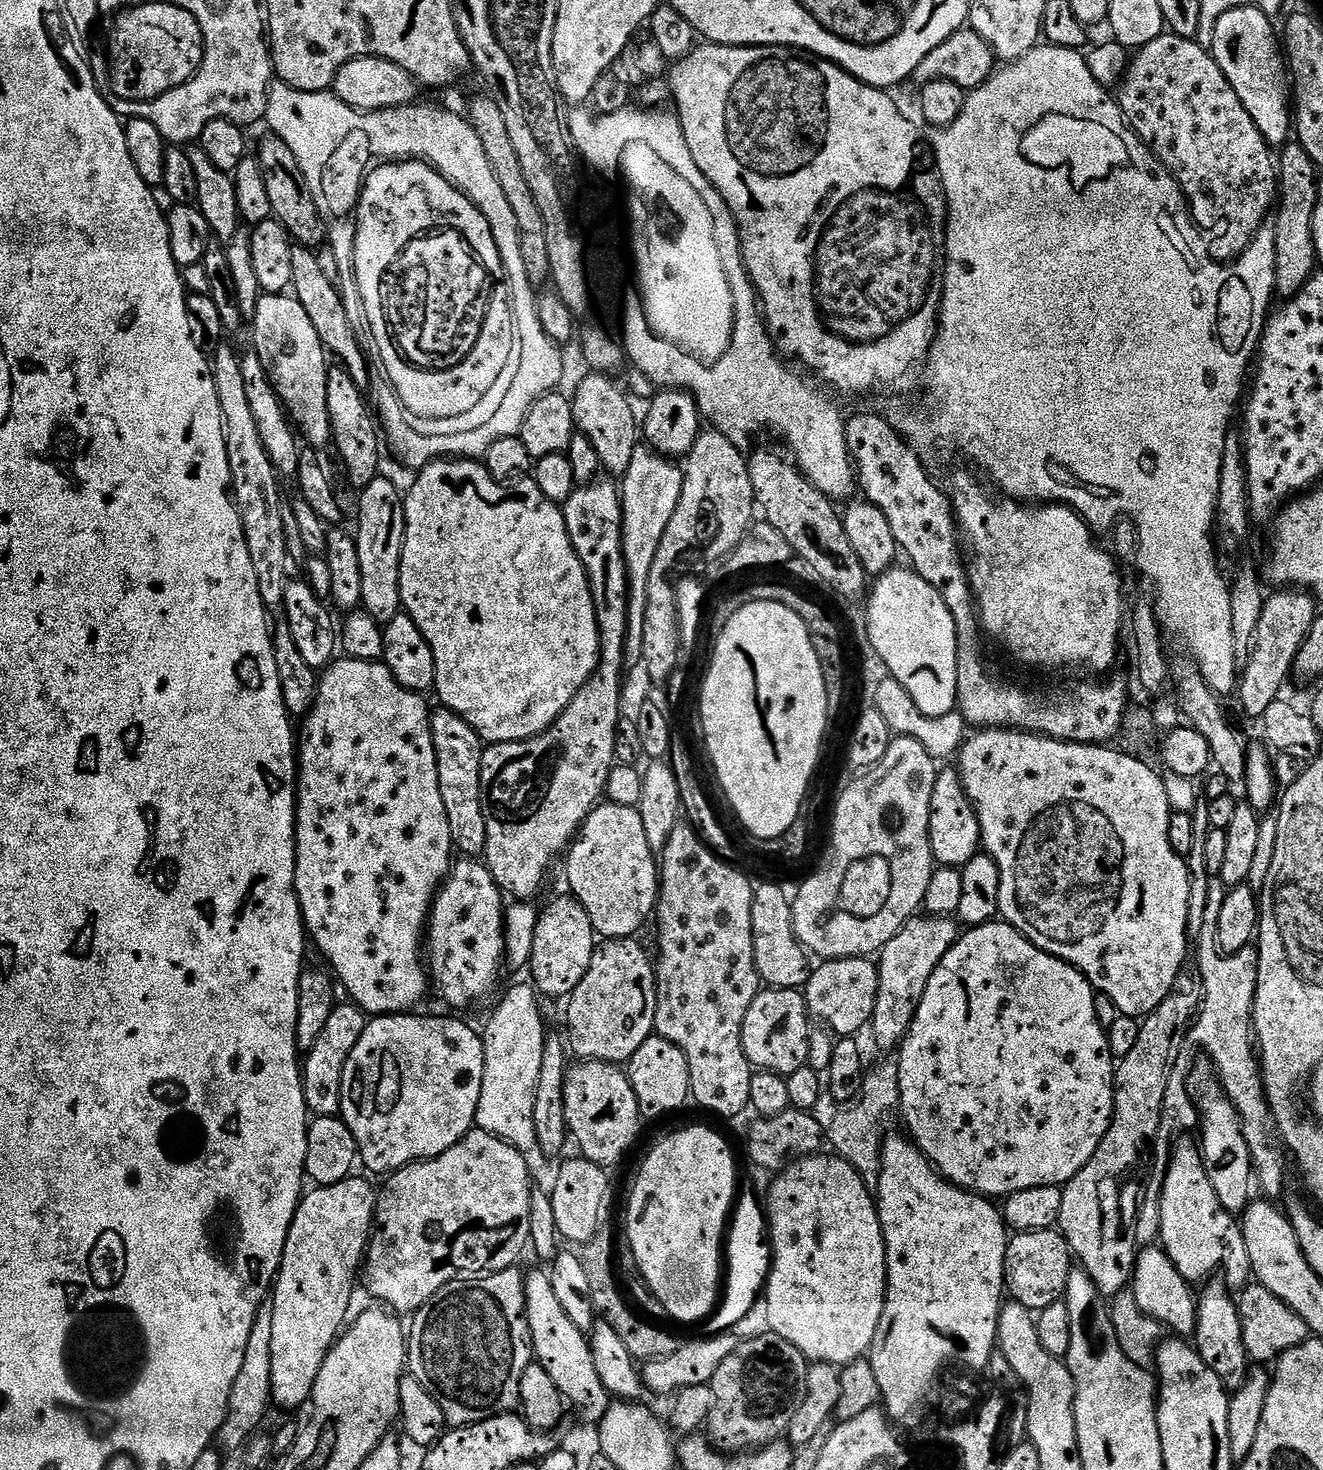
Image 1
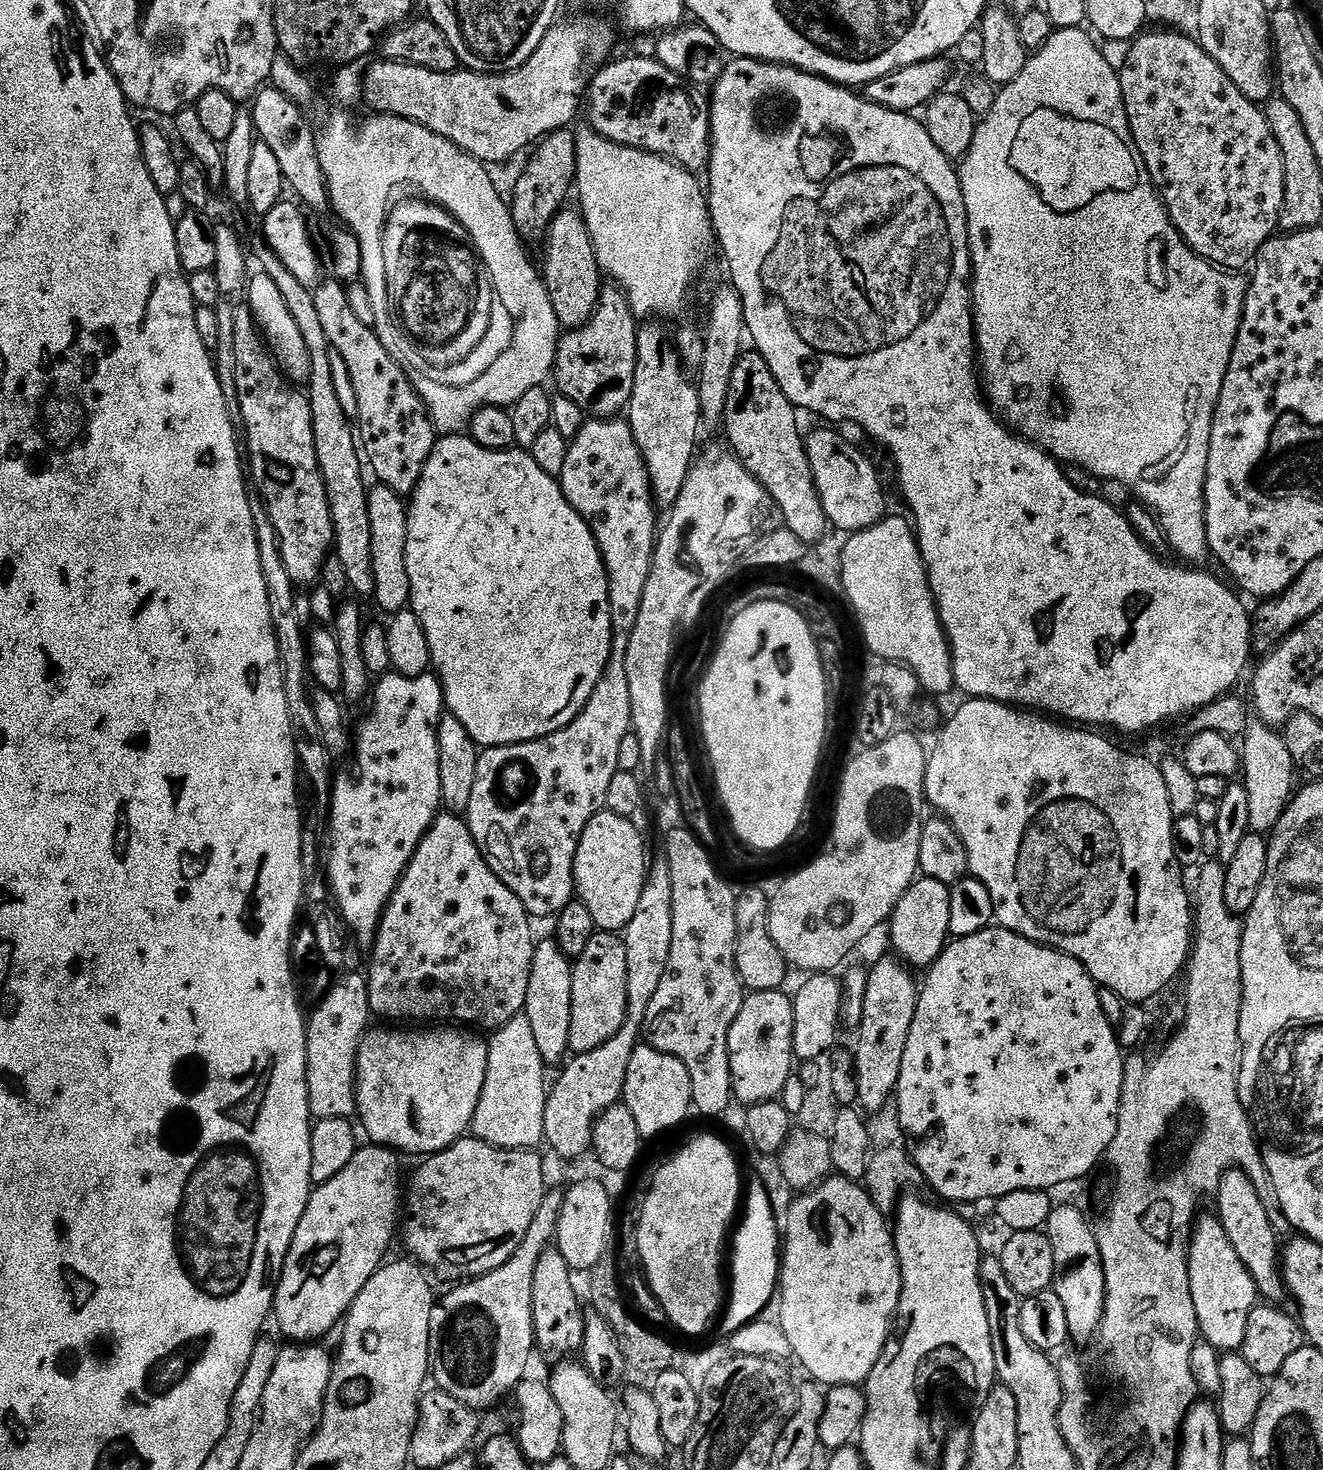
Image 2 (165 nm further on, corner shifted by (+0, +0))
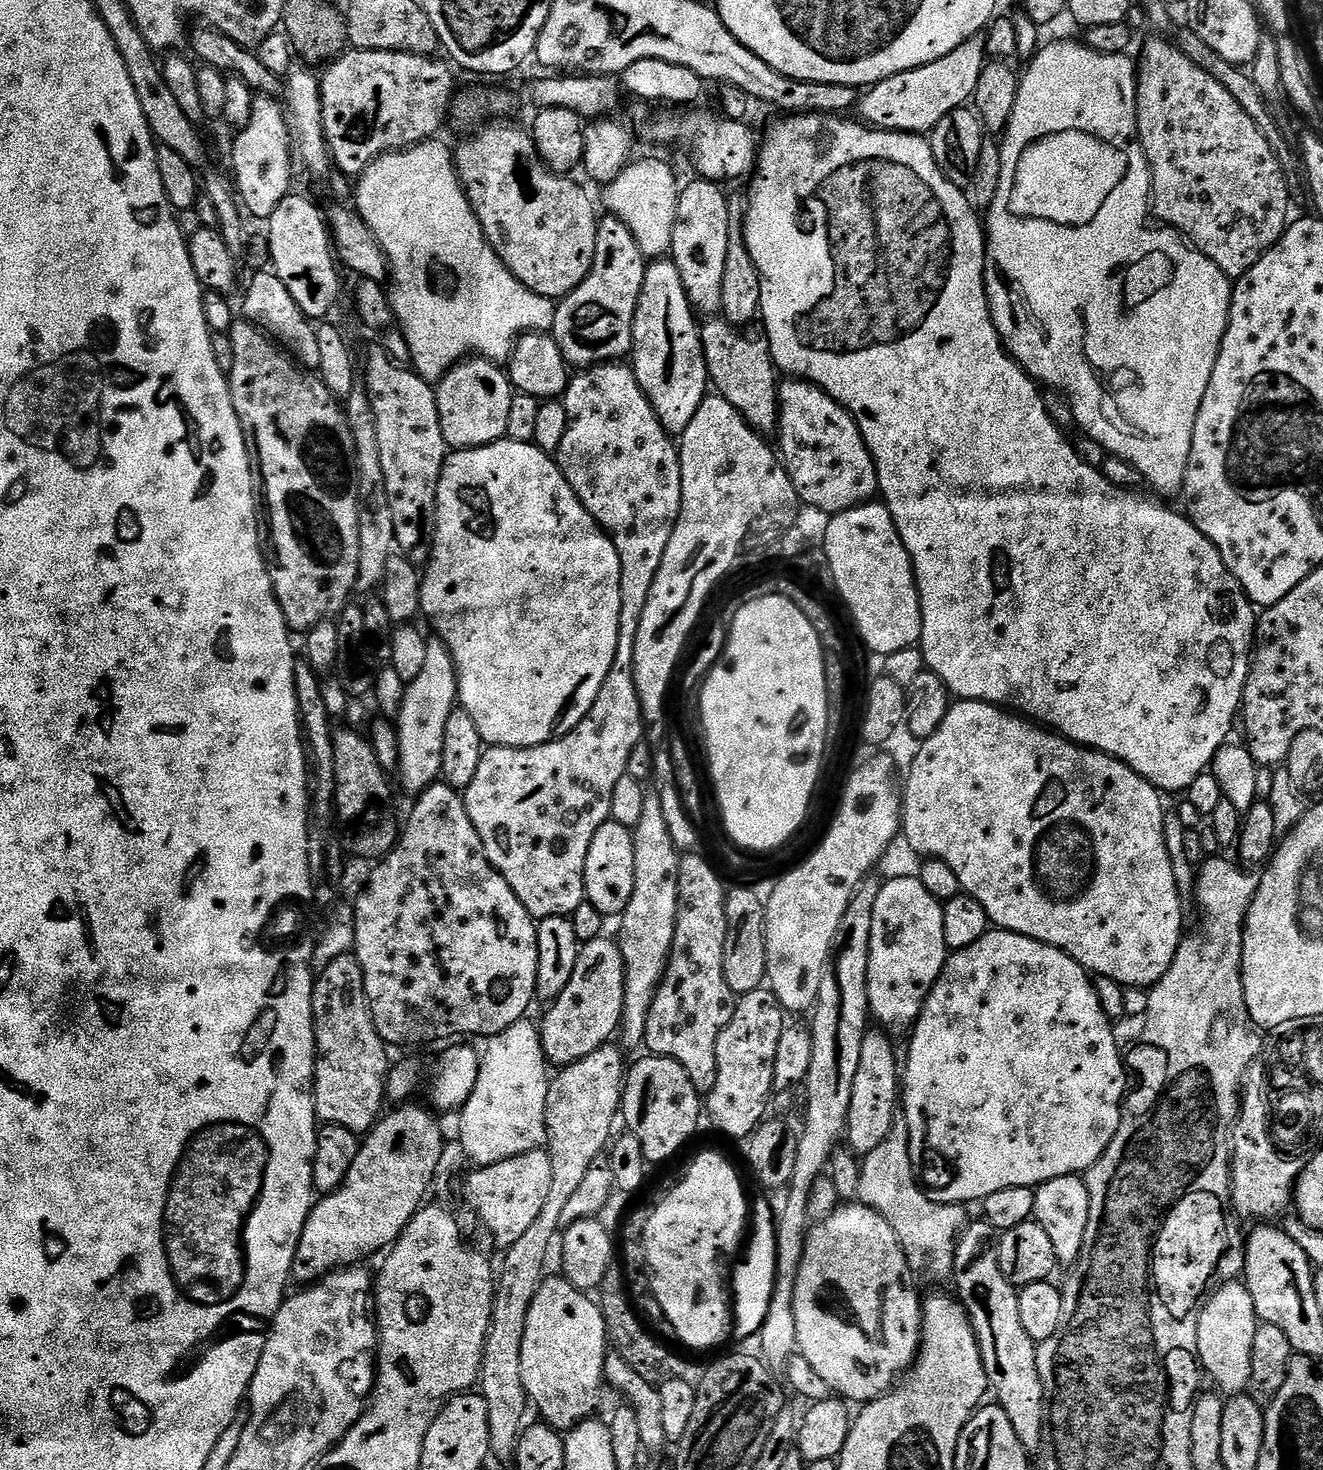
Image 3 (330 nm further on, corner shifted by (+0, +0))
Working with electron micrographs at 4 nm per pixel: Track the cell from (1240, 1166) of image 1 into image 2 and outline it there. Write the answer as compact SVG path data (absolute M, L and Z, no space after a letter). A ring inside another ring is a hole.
M1230 1168L1222 1174L1218 1190L1214 1193L1215 1200L1215 1215L1219 1216L1226 1230L1226 1238L1234 1242L1234 1250L1238 1250L1242 1266L1250 1270L1257 1293L1273 1306L1283 1305L1286 1289L1284 1275L1280 1272L1282 1244L1275 1234L1274 1227L1270 1226L1270 1221L1266 1218L1262 1198L1258 1198L1258 1190L1254 1190L1254 1182L1250 1182L1250 1178L1240 1168Z

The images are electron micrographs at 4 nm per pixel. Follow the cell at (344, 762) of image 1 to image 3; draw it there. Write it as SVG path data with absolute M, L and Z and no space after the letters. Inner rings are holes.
M439 638L429 639L426 646L426 663L422 666L422 674L418 678L407 681L400 707L400 715L395 717L397 733L400 737L400 767L398 777L400 784L411 794L425 792L432 784L441 779L442 770L442 742L446 738L446 722L450 714L458 707L458 693L456 691L456 667L450 650Z

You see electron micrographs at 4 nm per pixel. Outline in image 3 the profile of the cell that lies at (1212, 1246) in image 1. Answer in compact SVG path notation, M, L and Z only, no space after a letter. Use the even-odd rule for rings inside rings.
M1244 1283L1224 1284L1216 1293L1214 1292L1207 1297L1206 1303L1198 1312L1196 1355L1207 1379L1209 1376L1217 1384L1213 1385L1225 1397L1231 1398L1249 1391L1252 1382L1250 1354L1254 1350L1254 1334L1258 1321L1254 1310L1254 1298L1250 1298L1248 1287Z

